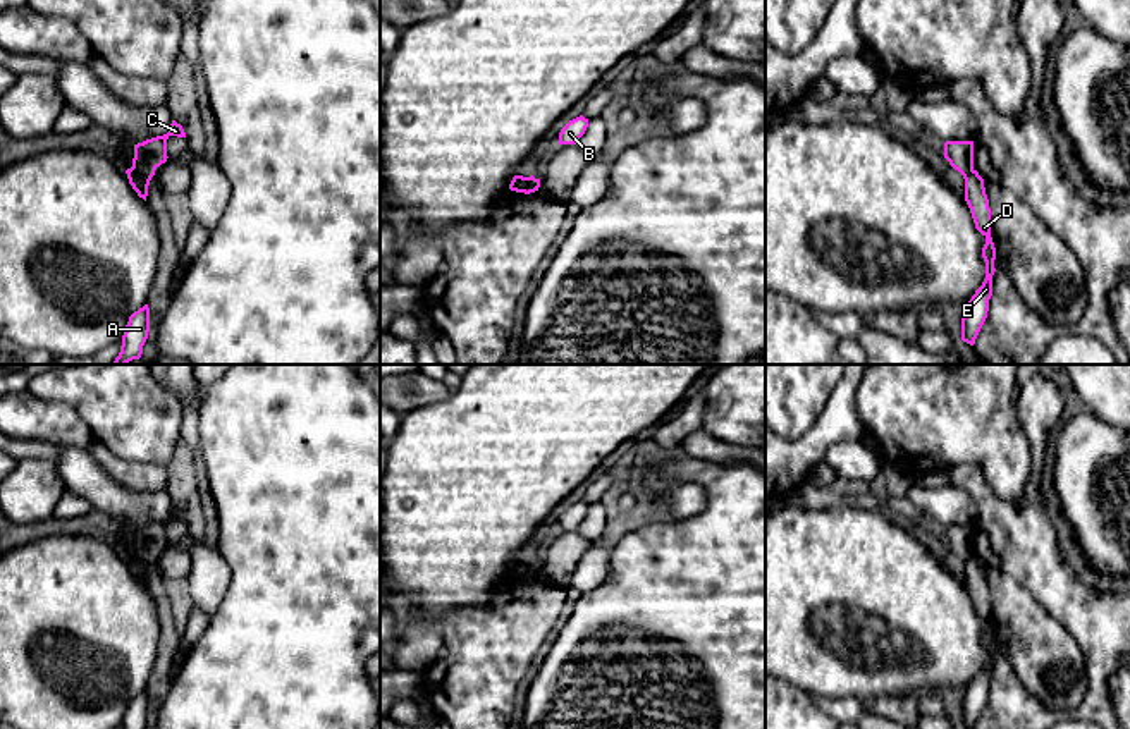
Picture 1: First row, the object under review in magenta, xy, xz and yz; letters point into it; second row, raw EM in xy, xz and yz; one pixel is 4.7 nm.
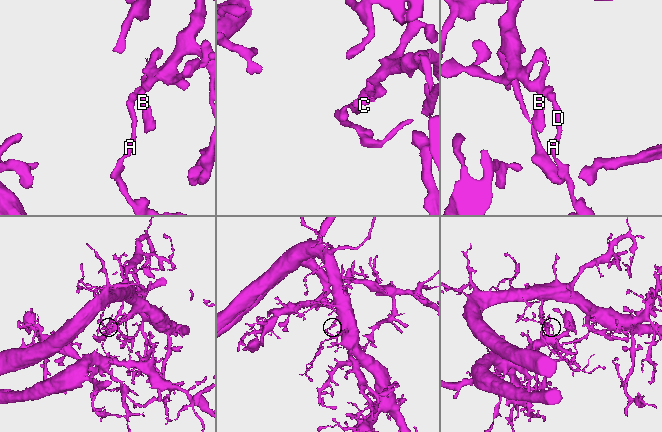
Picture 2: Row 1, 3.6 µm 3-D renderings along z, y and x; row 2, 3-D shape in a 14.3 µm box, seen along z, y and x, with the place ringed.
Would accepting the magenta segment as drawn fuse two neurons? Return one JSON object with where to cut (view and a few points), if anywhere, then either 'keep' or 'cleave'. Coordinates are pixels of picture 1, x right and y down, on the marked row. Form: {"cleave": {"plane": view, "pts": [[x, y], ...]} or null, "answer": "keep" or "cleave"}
{"cleave": {"plane": "xy", "pts": [[133, 165], [141, 172], [153, 174]]}, "answer": "cleave"}

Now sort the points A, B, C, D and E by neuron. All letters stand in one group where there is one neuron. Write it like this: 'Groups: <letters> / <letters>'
Groups: A D E / B C

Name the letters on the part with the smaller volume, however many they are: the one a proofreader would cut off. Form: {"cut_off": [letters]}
{"cut_off": ["A", "D", "E"]}

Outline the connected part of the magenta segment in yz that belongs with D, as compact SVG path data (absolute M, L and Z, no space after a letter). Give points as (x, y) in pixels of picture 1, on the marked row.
M977 170L967 172L963 179L965 201L970 208L975 229L986 237L986 244L982 248L982 258L986 261L986 279L975 291L972 299L963 306L961 318L961 340L973 346L989 311L989 299L992 296L992 275L996 272L996 248L991 237L991 208L984 187L984 179Z

